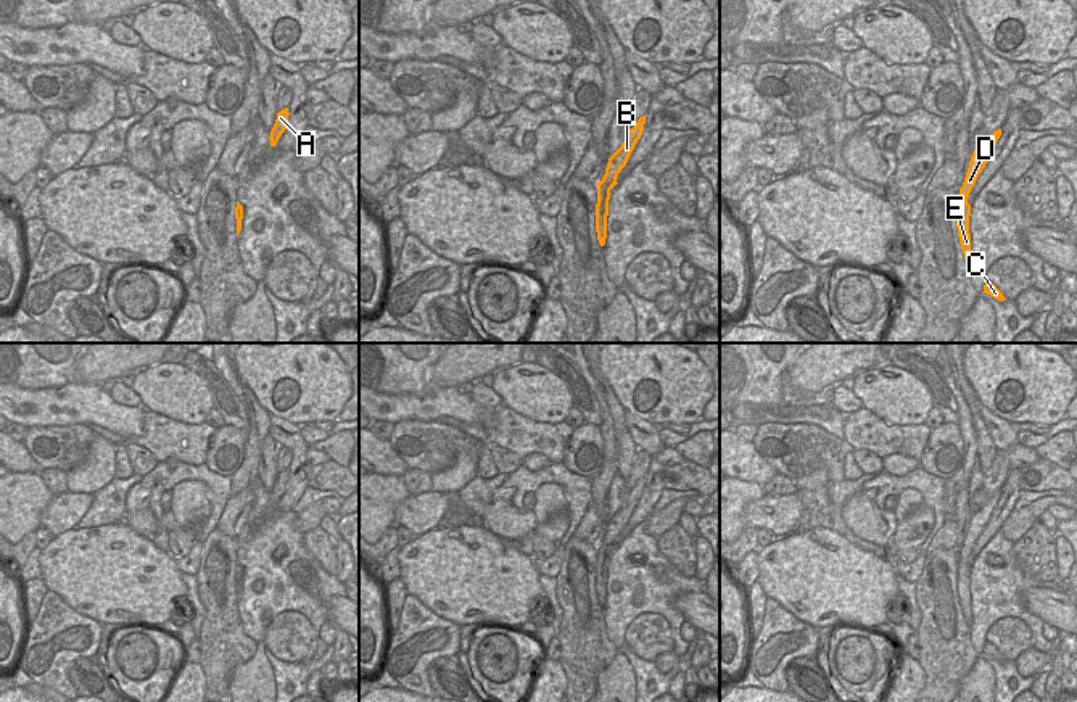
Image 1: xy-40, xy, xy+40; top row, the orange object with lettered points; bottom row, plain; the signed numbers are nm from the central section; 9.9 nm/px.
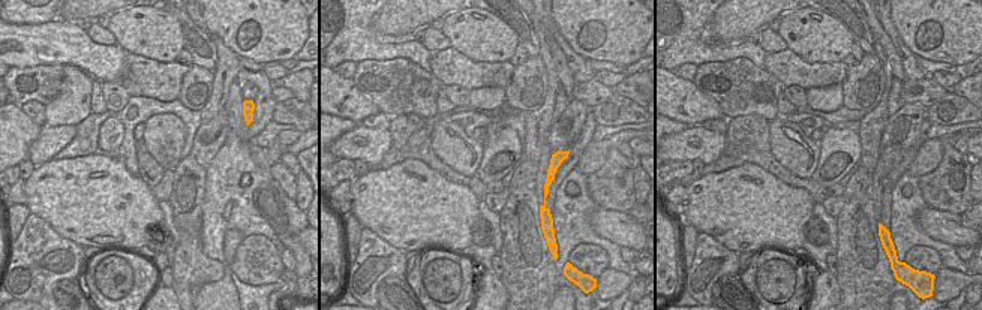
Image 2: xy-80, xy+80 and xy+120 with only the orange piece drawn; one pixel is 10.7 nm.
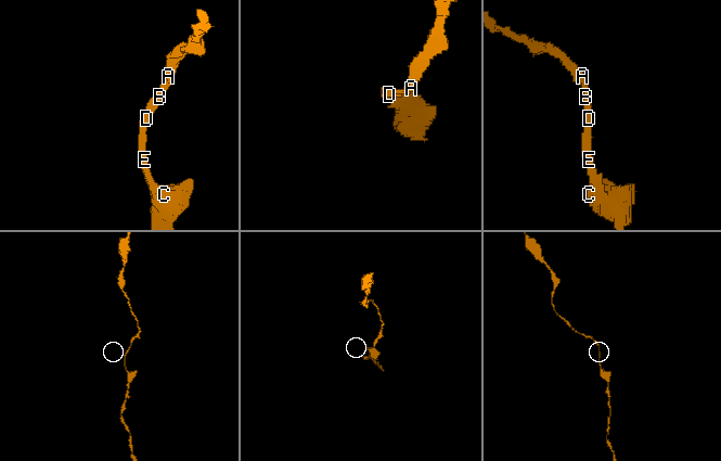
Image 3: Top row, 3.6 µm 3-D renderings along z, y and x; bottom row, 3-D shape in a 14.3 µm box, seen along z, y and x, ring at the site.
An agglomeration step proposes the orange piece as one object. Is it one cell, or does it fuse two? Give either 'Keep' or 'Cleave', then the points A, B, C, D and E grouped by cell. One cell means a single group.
Keep. Groups: A B C D E.

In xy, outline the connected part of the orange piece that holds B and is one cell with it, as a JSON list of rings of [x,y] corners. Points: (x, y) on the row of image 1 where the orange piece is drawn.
[[[646,116],[639,118],[636,126],[628,130],[628,135],[621,143],[621,147],[609,158],[605,174],[597,184],[596,232],[600,246],[605,245],[607,238],[610,190],[618,184],[617,177],[626,166],[638,140],[641,138],[644,124],[646,124]]]

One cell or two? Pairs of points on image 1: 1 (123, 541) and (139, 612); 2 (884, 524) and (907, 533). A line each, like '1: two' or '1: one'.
1: one
2: two

